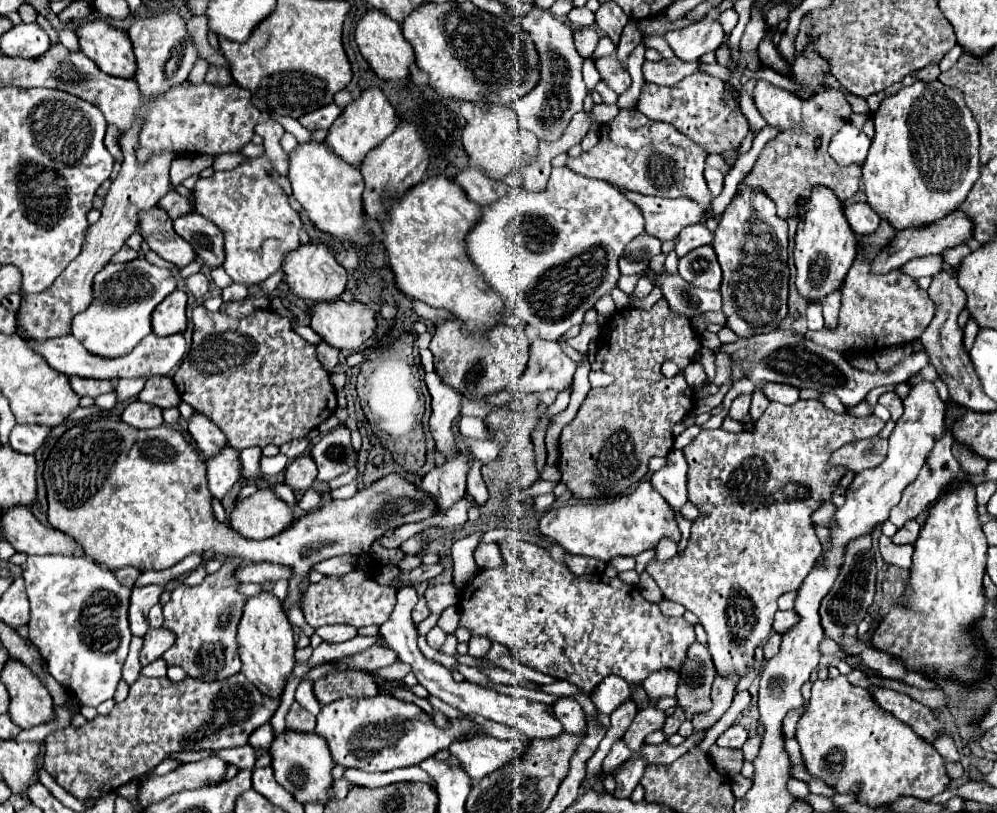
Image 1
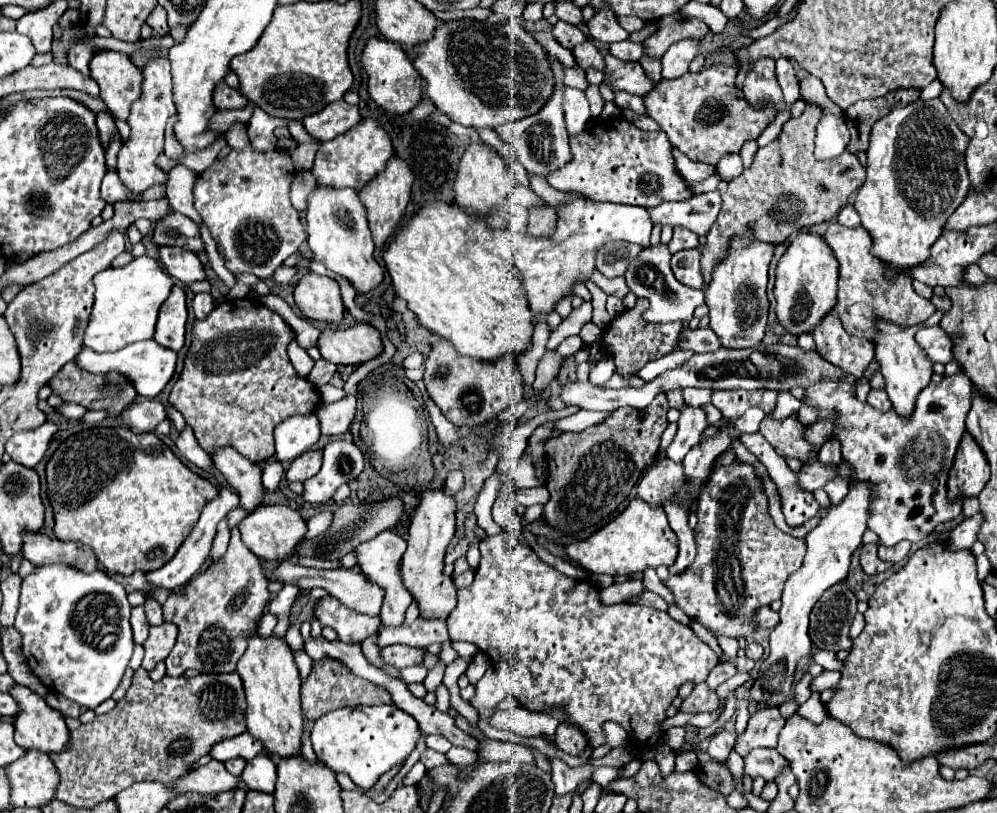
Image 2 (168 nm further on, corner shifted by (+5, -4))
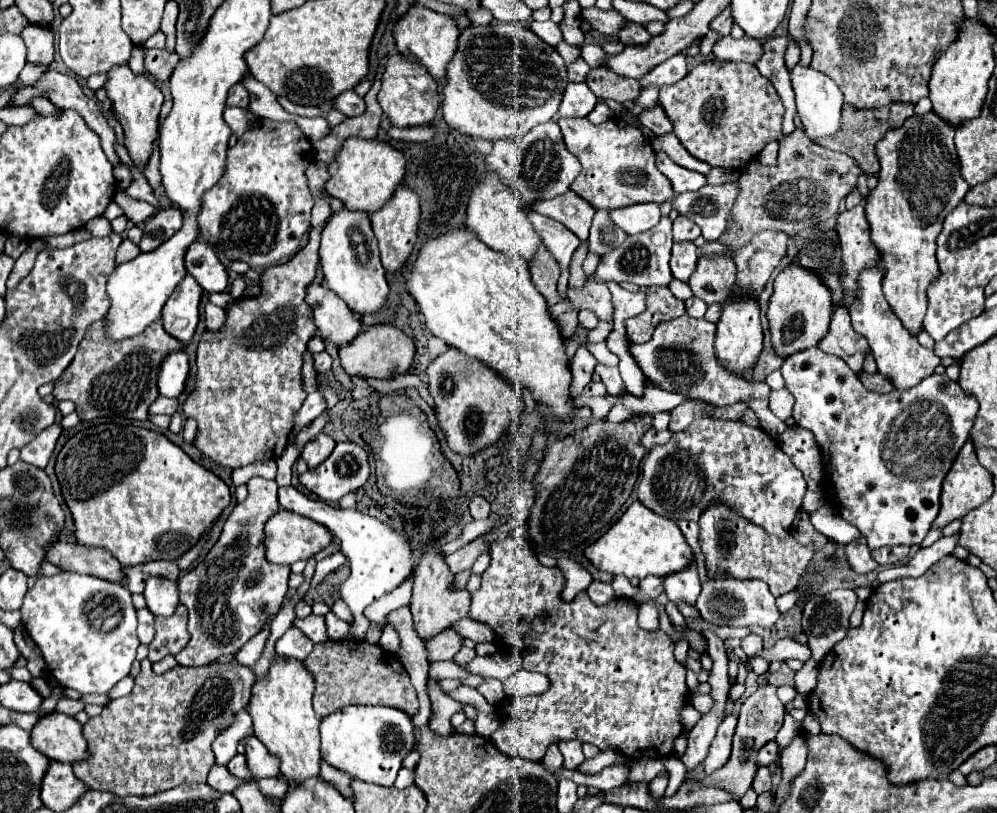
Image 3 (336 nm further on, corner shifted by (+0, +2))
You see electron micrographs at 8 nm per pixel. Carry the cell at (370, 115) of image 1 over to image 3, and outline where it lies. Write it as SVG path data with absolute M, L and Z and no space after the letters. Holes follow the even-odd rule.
M349 137L337 151L333 163L327 165L327 171L329 181L325 183L325 189L331 197L341 199L349 209L363 209L373 213L391 199L395 187L403 181L405 157L385 141Z

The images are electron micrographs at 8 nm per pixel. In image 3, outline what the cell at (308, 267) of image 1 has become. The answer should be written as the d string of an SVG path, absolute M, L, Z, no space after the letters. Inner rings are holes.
M313 281L307 287L305 301L313 309L315 325L321 337L337 347L349 343L361 331L359 317L355 317L355 313L347 309L345 301L337 293L331 293L331 289L327 289L323 283Z

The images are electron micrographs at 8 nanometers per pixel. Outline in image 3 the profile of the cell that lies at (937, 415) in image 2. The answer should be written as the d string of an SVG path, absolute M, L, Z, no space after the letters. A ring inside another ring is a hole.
M811 347L811 349L805 349L803 353L795 353L795 355L787 357L785 365L781 367L781 373L783 373L783 379L785 379L785 387L795 397L793 419L797 421L797 425L809 429L815 435L815 439L817 439L817 443L821 447L823 463L825 463L825 479L837 491L839 515L845 521L849 521L855 527L859 527L859 531L863 533L863 537L867 539L871 549L879 549L879 547L885 547L885 545L919 545L925 539L925 535L929 533L935 517L939 515L939 509L941 509L941 483L943 483L943 477L949 473L949 469L951 469L959 449L969 439L969 431L973 427L973 419L975 419L975 415L979 411L977 399L973 395L965 395L961 385L957 381L951 381L947 375L937 375L937 373L925 377L919 385L911 387L909 391L897 391L897 389L893 389L891 393L885 393L885 395L873 393L873 391L863 387L859 377L847 367L845 361L841 361L835 355L823 353L819 347Z

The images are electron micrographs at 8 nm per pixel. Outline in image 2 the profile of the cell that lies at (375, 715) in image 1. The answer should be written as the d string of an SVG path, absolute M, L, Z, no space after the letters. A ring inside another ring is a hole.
M396 705L336 709L314 721L312 745L320 763L334 773L346 773L358 787L370 789L396 763L406 761L420 737L418 723Z

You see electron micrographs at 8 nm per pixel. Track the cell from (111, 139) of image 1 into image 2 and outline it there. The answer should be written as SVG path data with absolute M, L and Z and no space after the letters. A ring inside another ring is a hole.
M100 111L96 115L96 127L100 131L100 141L104 143L104 149L106 149L108 143L110 143L110 139L112 139L112 135L114 135L114 129L116 129L112 115L108 111Z

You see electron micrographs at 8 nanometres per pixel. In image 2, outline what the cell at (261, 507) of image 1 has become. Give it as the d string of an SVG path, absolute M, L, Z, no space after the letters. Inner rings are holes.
M262 505L240 523L242 541L262 561L282 561L296 555L296 547L302 543L306 531L308 527L300 513L286 505Z

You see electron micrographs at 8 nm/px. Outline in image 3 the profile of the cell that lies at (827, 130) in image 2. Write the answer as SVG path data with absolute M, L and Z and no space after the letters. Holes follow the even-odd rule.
M797 65L791 71L791 81L793 81L793 91L795 91L795 101L797 101L797 113L801 117L801 123L809 139L821 139L821 137L835 135L841 125L841 109L843 109L843 95L839 87L835 85L835 81L803 65Z

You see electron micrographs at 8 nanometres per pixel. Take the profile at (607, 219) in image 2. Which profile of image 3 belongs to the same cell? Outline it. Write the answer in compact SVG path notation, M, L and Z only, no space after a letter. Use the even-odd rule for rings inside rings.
M639 203L639 205L611 209L609 217L627 235L639 235L655 227L661 219L661 213L659 213L659 205L655 203Z

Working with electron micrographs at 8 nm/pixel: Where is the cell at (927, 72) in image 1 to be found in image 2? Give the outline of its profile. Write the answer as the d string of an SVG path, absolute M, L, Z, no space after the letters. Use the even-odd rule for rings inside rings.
M894 91L884 95L882 99L858 101L844 111L844 121L850 131L850 143L846 147L848 153L860 153L868 149L870 129L872 125L882 119L894 105L908 105L920 97L920 91Z

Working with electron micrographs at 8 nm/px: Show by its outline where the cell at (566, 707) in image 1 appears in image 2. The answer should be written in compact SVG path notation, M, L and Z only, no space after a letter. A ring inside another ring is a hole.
M560 723L556 729L556 747L570 755L580 755L588 743L582 739L582 733L576 727L566 727L566 723Z

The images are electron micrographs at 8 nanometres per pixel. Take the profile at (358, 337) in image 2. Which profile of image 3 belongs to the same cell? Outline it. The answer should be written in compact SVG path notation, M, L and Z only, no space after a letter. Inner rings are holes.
M371 325L369 329L361 331L351 345L343 345L339 349L341 367L347 371L347 375L359 375L359 377L377 377L377 379L389 379L397 373L407 373L413 365L415 345L413 341L393 325Z

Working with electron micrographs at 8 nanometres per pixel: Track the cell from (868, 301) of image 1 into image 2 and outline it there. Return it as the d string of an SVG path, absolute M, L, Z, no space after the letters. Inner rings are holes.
M834 221L828 225L828 231L824 233L824 241L832 249L832 255L840 265L838 303L834 309L838 311L842 325L850 335L872 341L874 317L882 317L902 327L910 327L924 323L936 311L936 307L930 301L914 293L912 279L898 279L898 283L886 283L886 279L882 279L882 263L878 263L878 259L870 255L870 235L866 235L862 227L844 227Z

